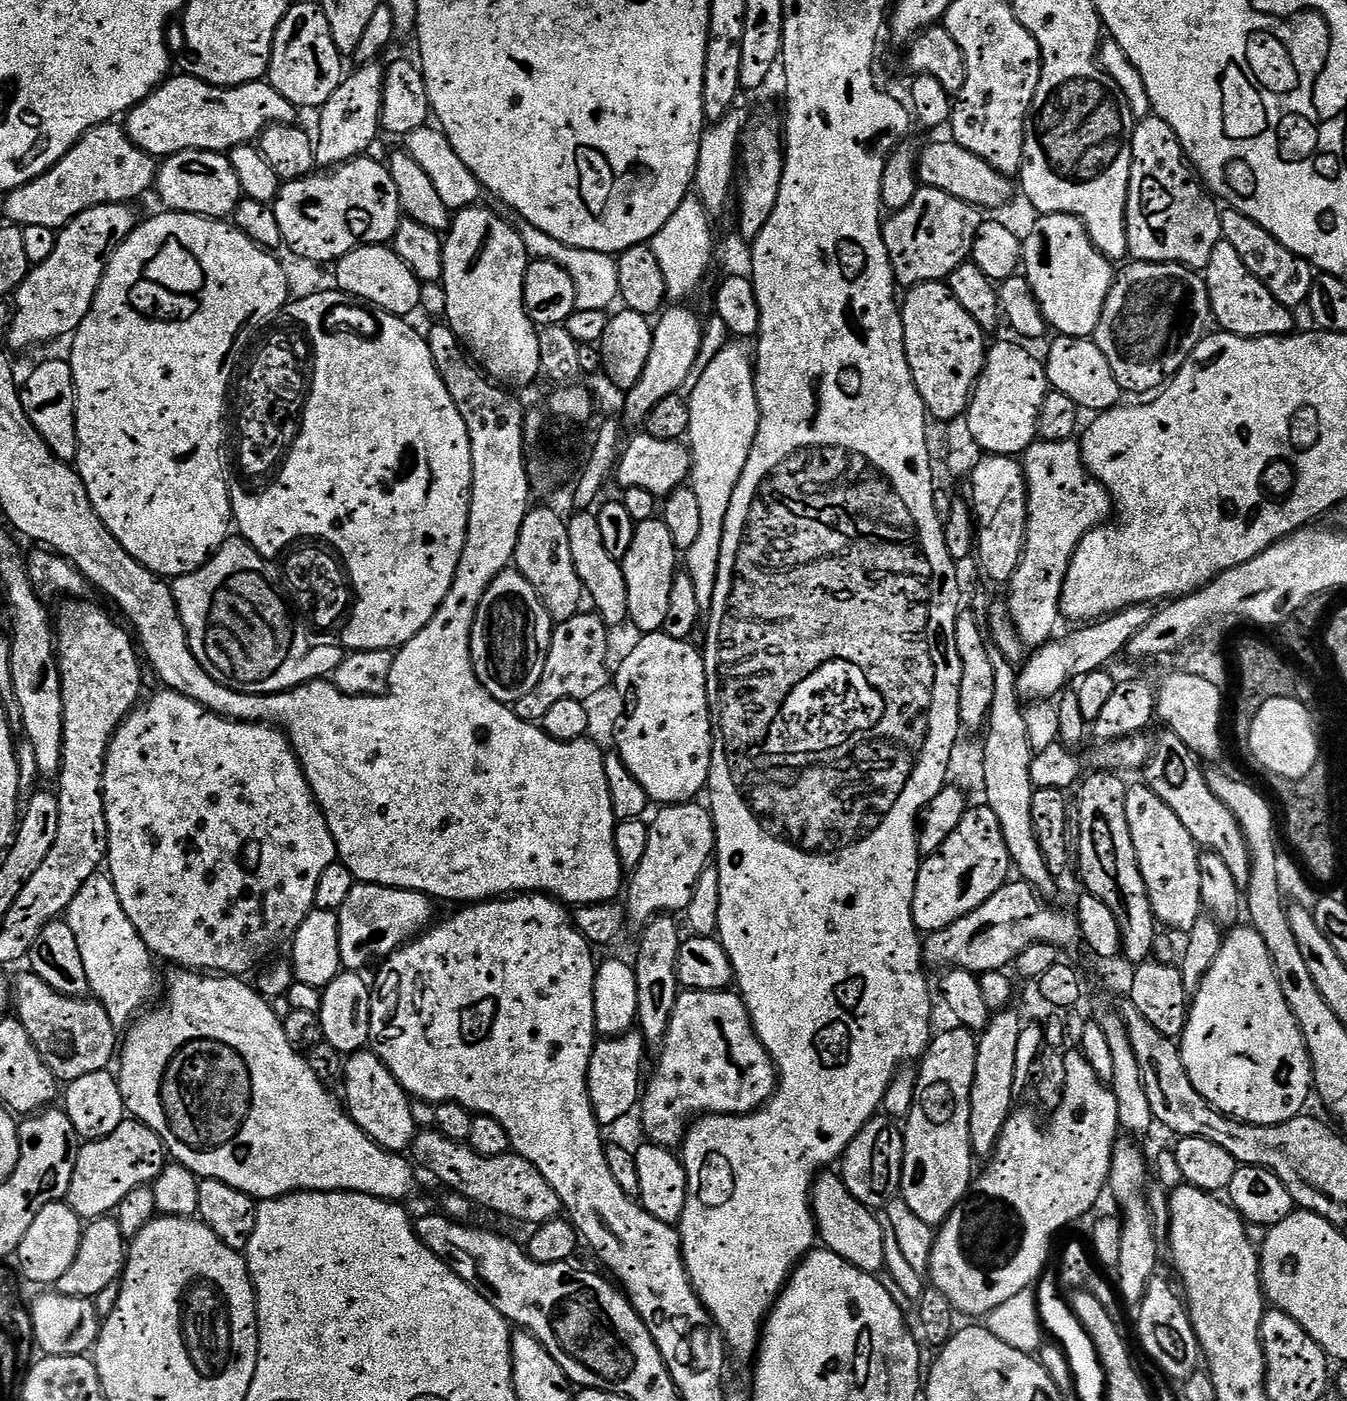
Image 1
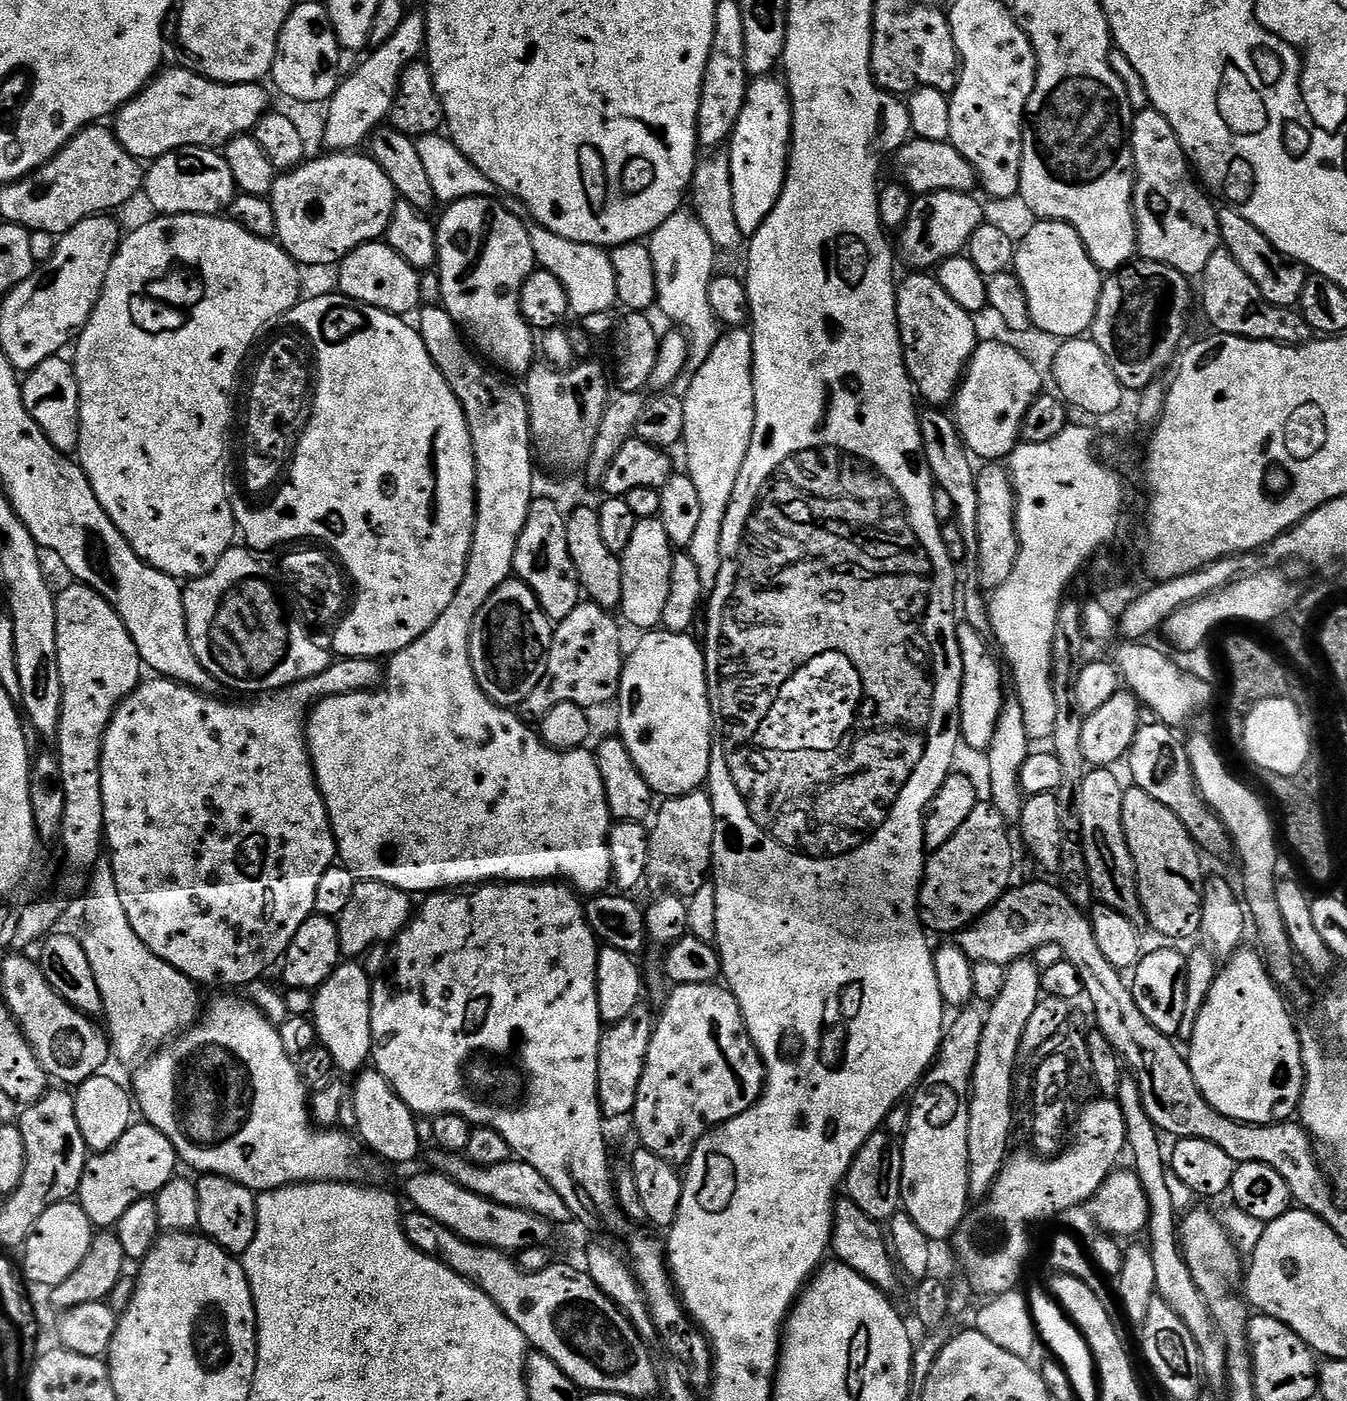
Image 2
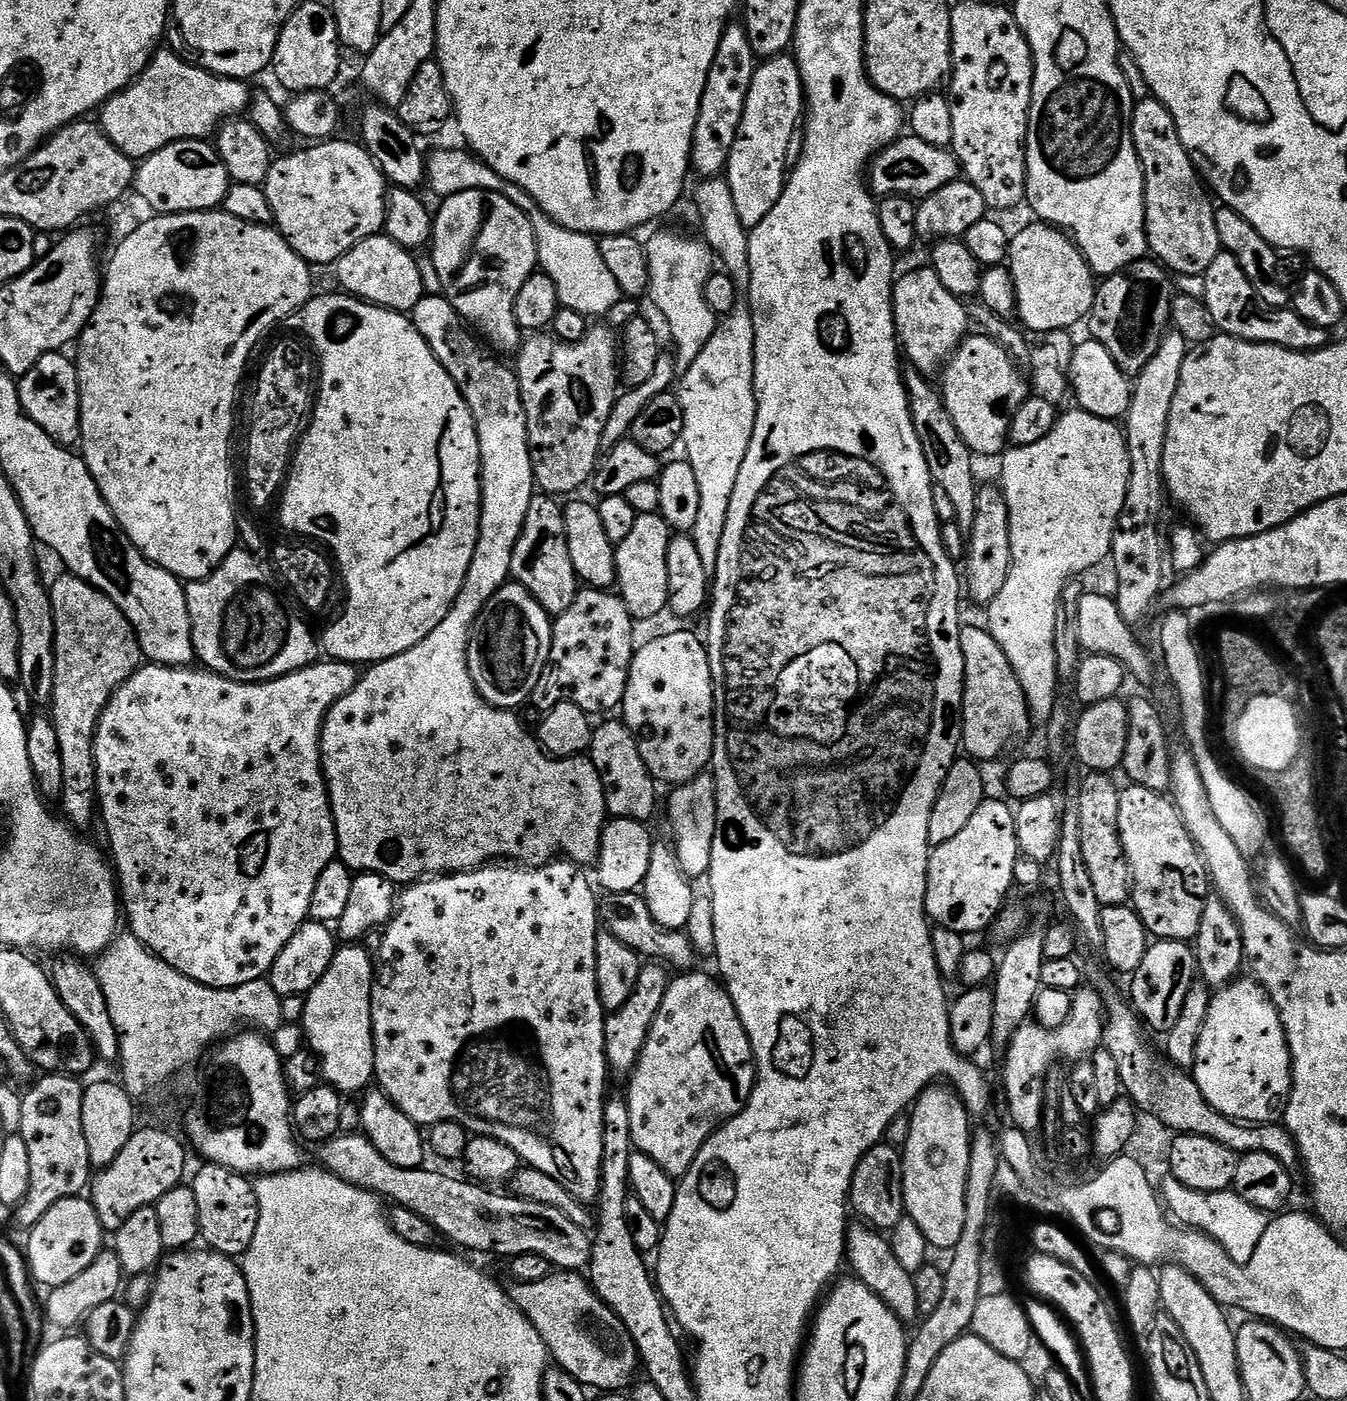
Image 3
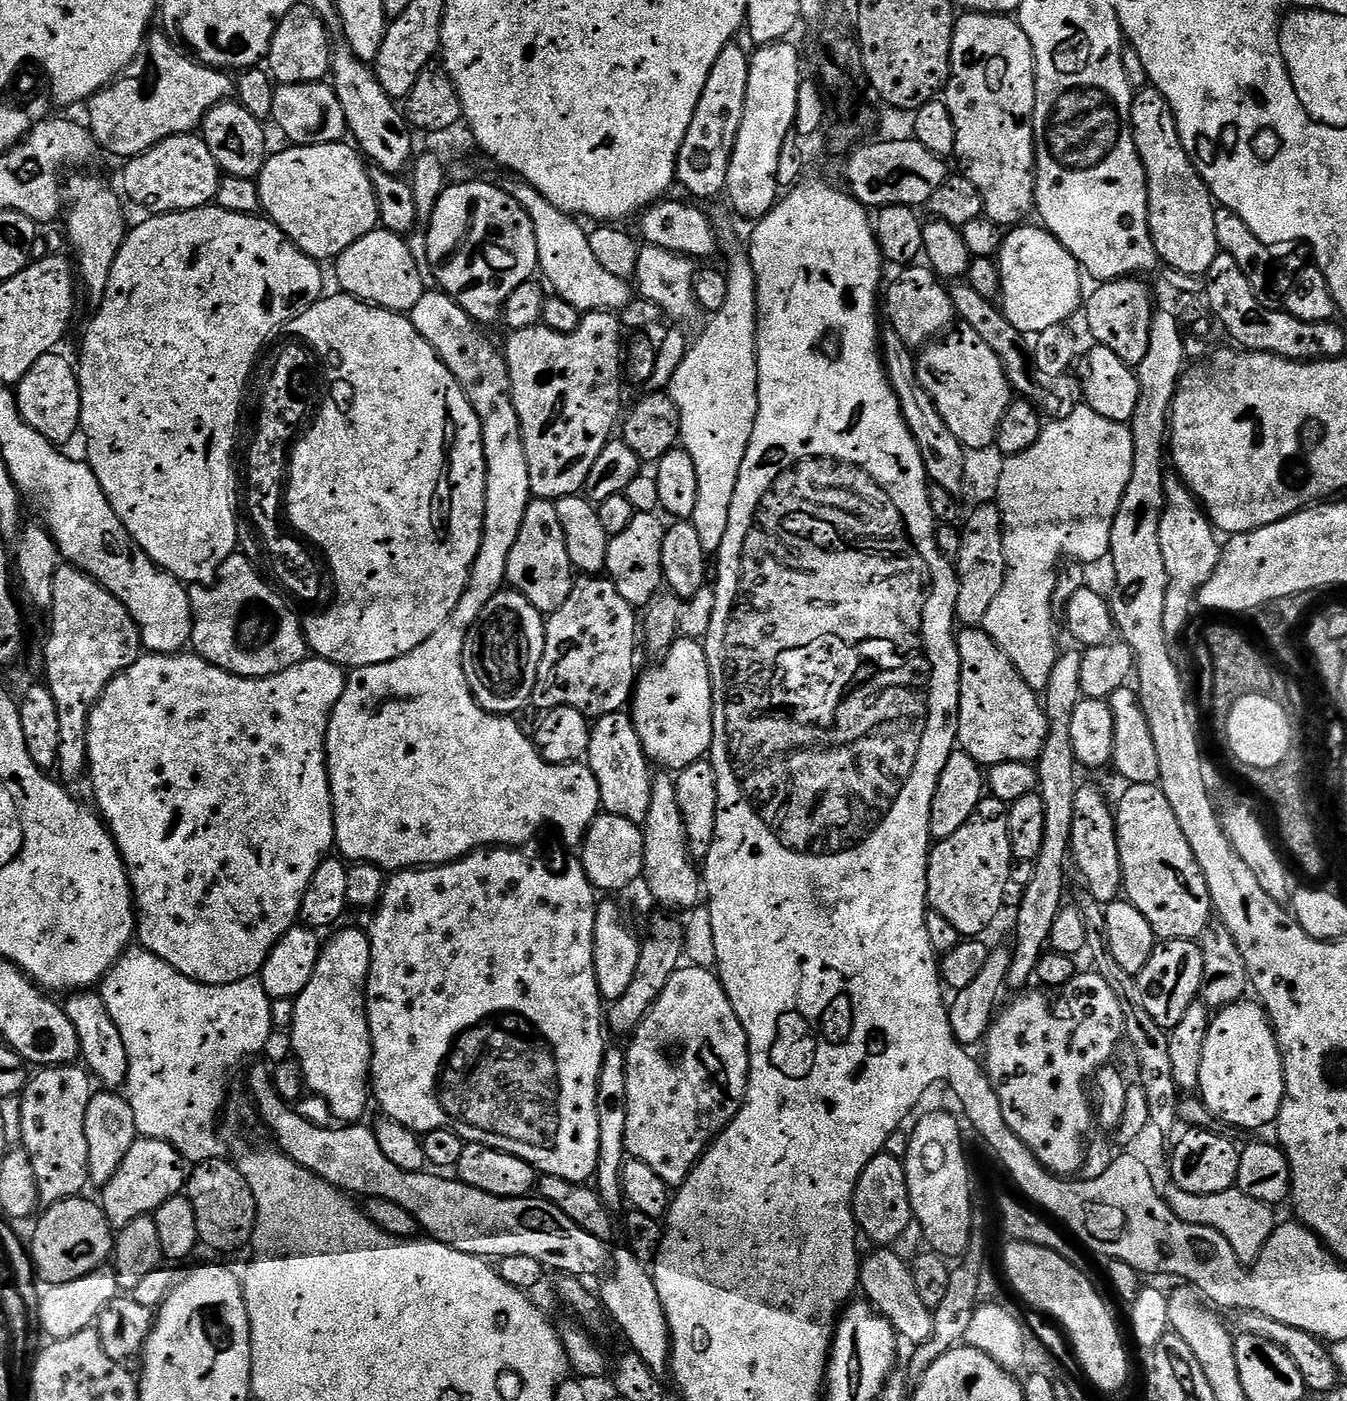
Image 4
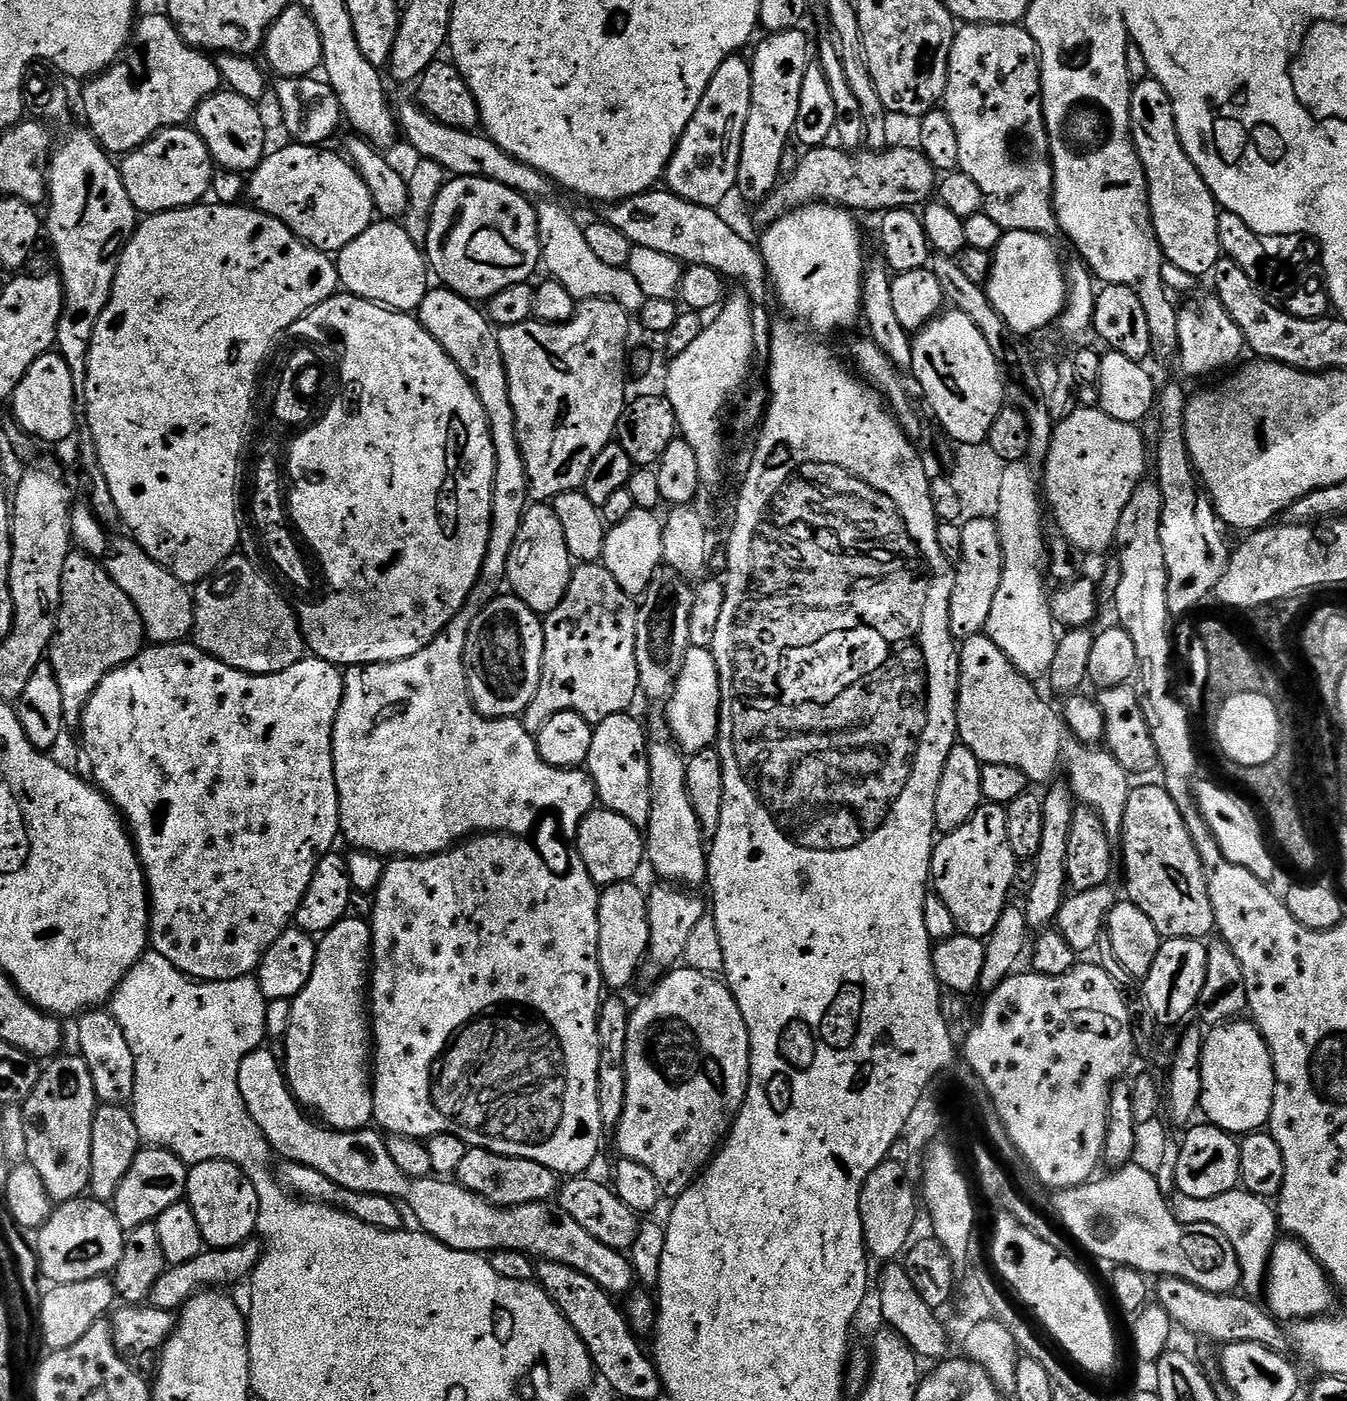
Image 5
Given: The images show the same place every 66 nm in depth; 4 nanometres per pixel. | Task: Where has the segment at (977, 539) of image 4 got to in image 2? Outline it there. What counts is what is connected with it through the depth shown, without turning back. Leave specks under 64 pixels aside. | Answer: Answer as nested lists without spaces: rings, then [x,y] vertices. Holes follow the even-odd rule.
[[[988,462],[976,473],[978,494],[978,568],[981,571],[981,586],[995,590],[1010,578],[1018,554],[1016,537],[1016,492],[1012,489],[1011,475],[1003,463]]]

